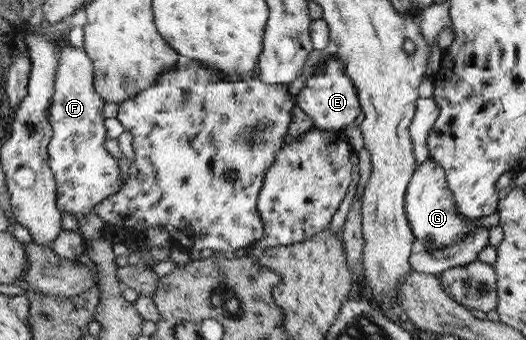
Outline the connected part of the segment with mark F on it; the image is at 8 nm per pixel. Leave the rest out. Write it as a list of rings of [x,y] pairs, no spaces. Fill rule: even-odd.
[[[84,47],[64,48],[51,108],[55,135],[50,145],[50,164],[58,178],[59,206],[78,219],[94,213],[97,206],[119,194],[126,184],[121,163],[107,151],[110,136],[105,118],[106,102],[95,90],[95,81],[95,61],[90,53]]]

